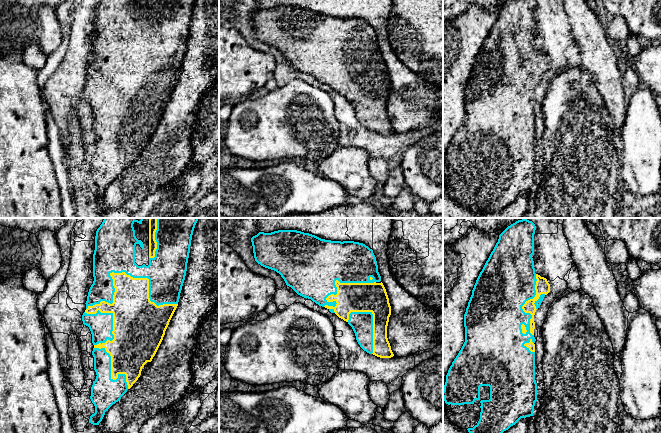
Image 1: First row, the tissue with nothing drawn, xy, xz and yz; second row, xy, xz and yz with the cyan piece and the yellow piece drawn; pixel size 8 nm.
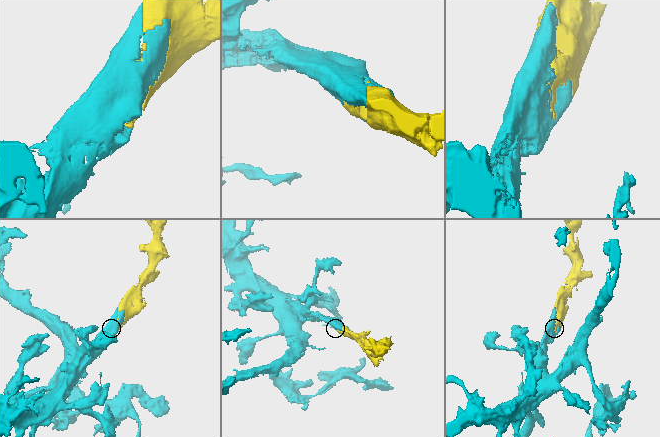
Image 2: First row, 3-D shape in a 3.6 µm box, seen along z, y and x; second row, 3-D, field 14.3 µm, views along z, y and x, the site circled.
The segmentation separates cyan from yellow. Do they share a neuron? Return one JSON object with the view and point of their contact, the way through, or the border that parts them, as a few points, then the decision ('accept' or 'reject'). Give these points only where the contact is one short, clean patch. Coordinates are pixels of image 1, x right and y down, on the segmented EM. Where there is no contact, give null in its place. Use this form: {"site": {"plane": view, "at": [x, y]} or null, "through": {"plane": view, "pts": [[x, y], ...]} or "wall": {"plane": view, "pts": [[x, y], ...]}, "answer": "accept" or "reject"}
{"site": {"plane": "xy", "at": [126, 273]}, "answer": "accept"}

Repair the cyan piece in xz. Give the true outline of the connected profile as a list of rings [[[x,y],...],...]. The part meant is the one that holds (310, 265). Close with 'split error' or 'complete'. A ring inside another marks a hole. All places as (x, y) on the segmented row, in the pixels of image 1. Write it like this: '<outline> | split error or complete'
[[[278,230],[271,233],[259,232],[251,238],[255,261],[261,266],[281,275],[287,286],[298,295],[311,299],[346,321],[353,329],[360,347],[380,358],[394,356],[387,338],[387,326],[391,306],[386,289],[381,282],[373,250],[363,243],[354,241],[331,241],[297,230]]] | split error

